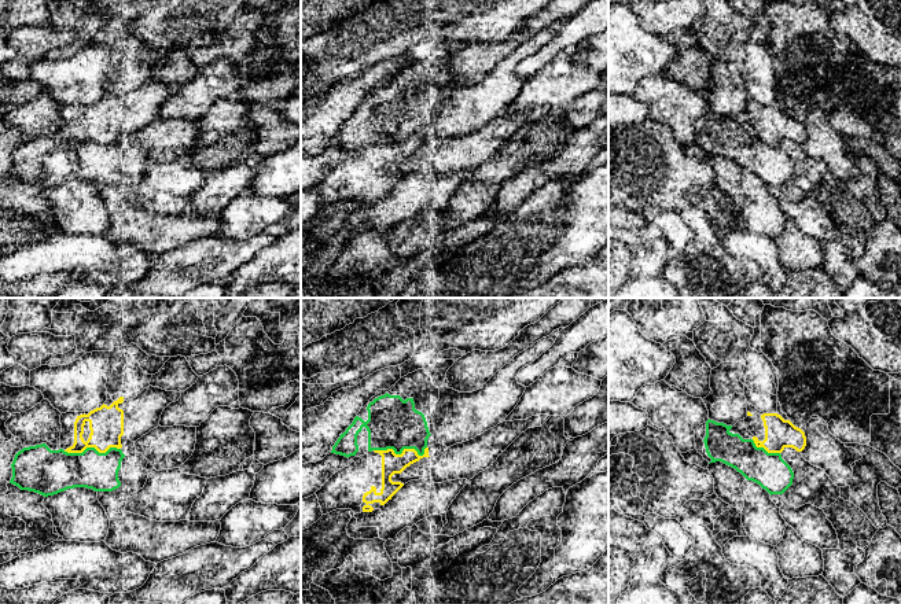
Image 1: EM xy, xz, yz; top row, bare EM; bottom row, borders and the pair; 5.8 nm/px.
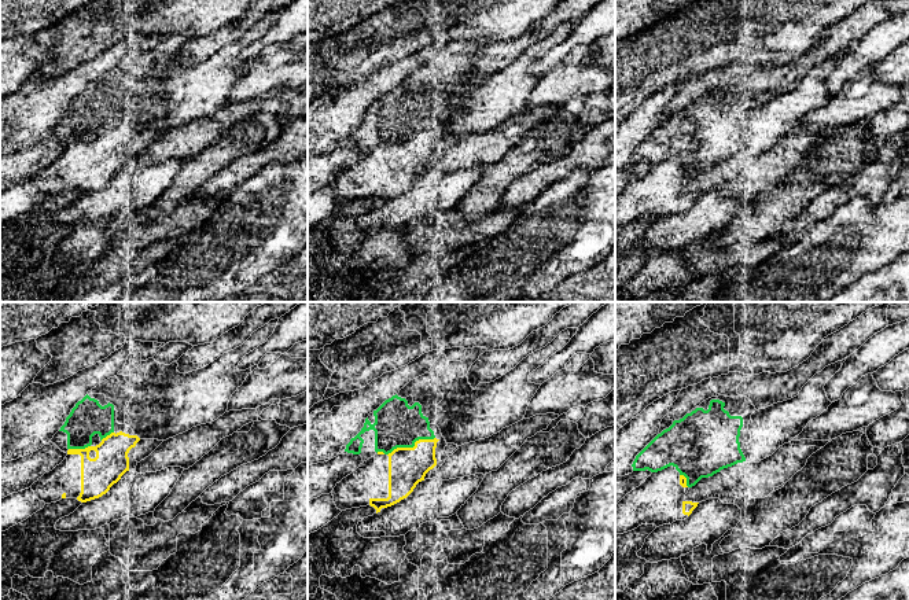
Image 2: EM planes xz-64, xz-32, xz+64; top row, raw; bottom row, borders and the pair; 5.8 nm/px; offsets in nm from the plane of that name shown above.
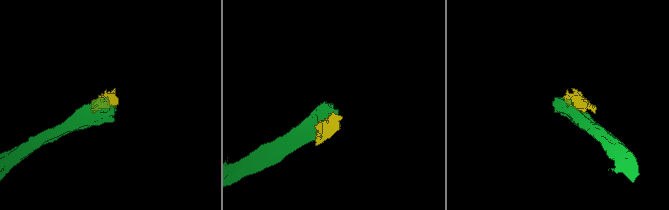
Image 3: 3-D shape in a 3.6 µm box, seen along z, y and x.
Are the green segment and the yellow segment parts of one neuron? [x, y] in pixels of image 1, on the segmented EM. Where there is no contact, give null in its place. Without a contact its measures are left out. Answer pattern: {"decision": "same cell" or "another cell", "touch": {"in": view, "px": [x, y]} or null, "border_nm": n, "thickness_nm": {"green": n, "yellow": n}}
{"decision": "another cell", "touch": {"in": "xz", "px": [401, 452]}, "border_nm": 320, "thickness_nm": {"green": 300, "yellow": 120}}

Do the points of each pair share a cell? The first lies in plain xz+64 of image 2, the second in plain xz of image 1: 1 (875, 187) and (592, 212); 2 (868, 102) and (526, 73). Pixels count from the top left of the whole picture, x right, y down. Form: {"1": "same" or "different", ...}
{"1": "different", "2": "different"}

